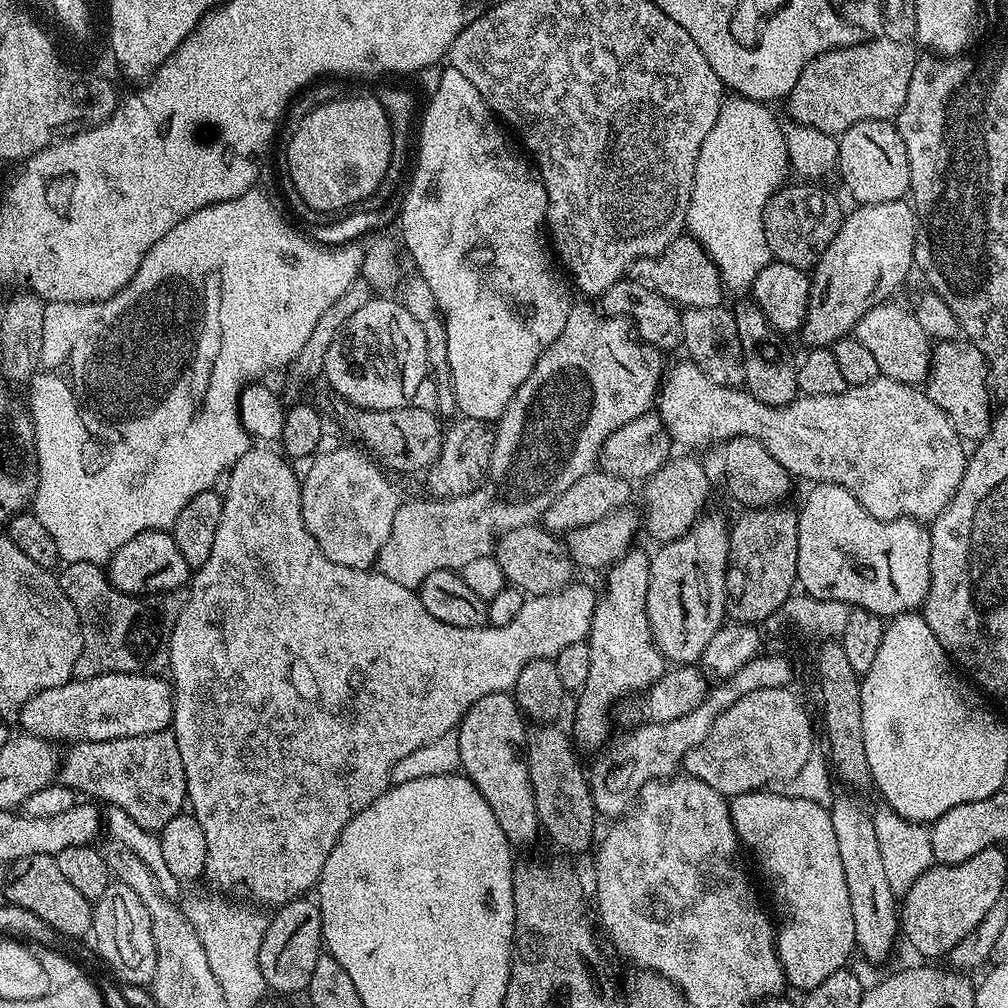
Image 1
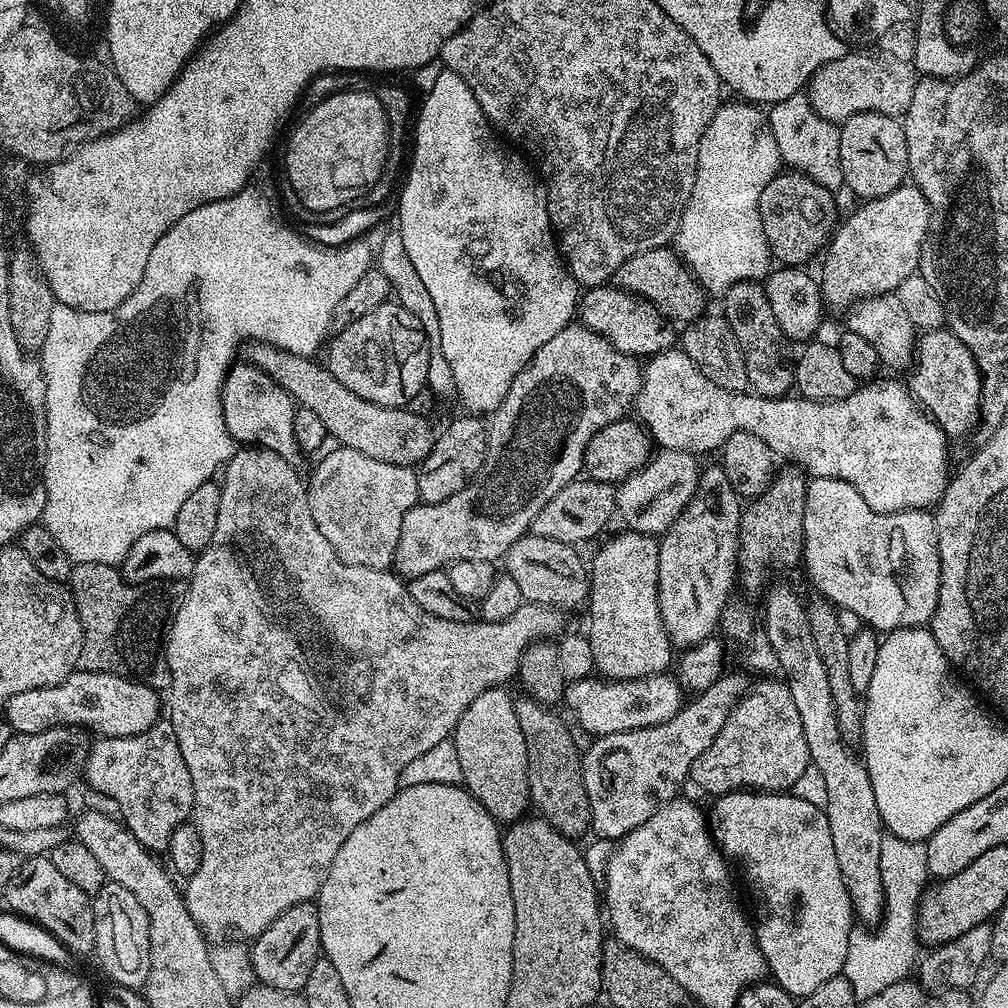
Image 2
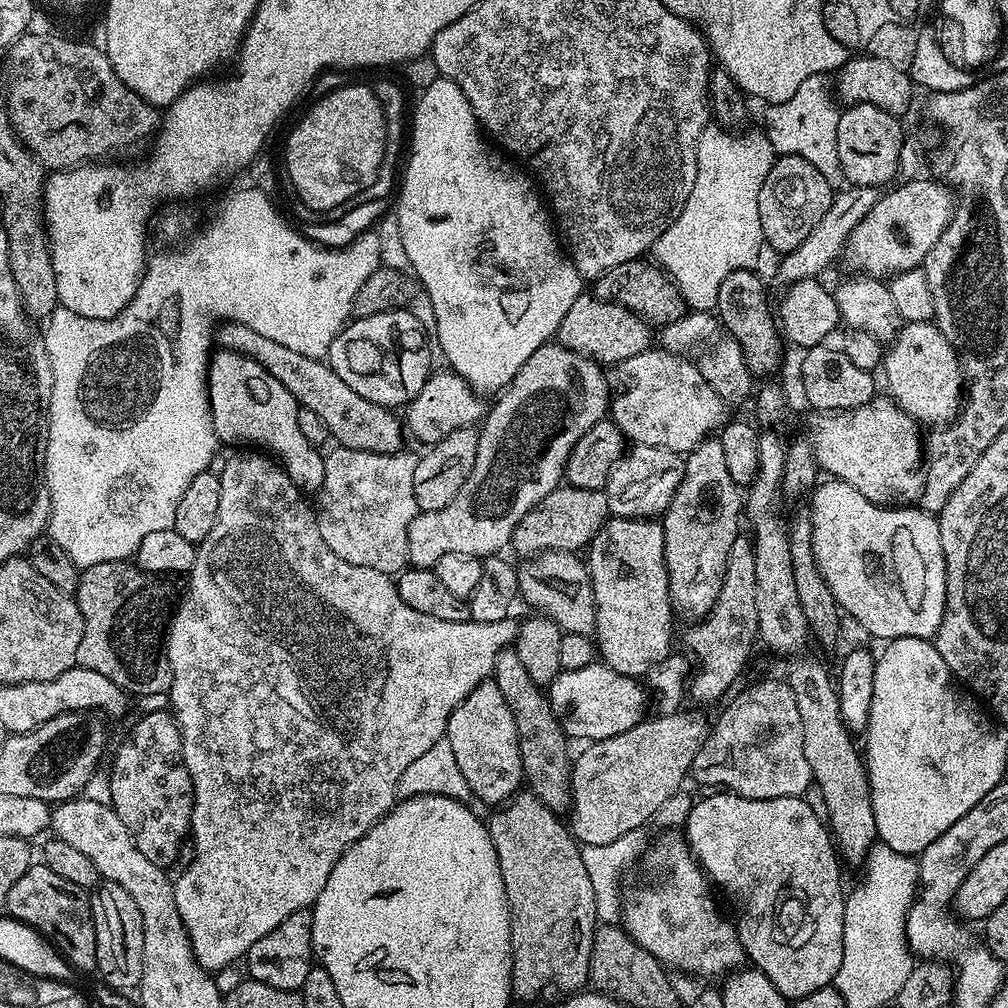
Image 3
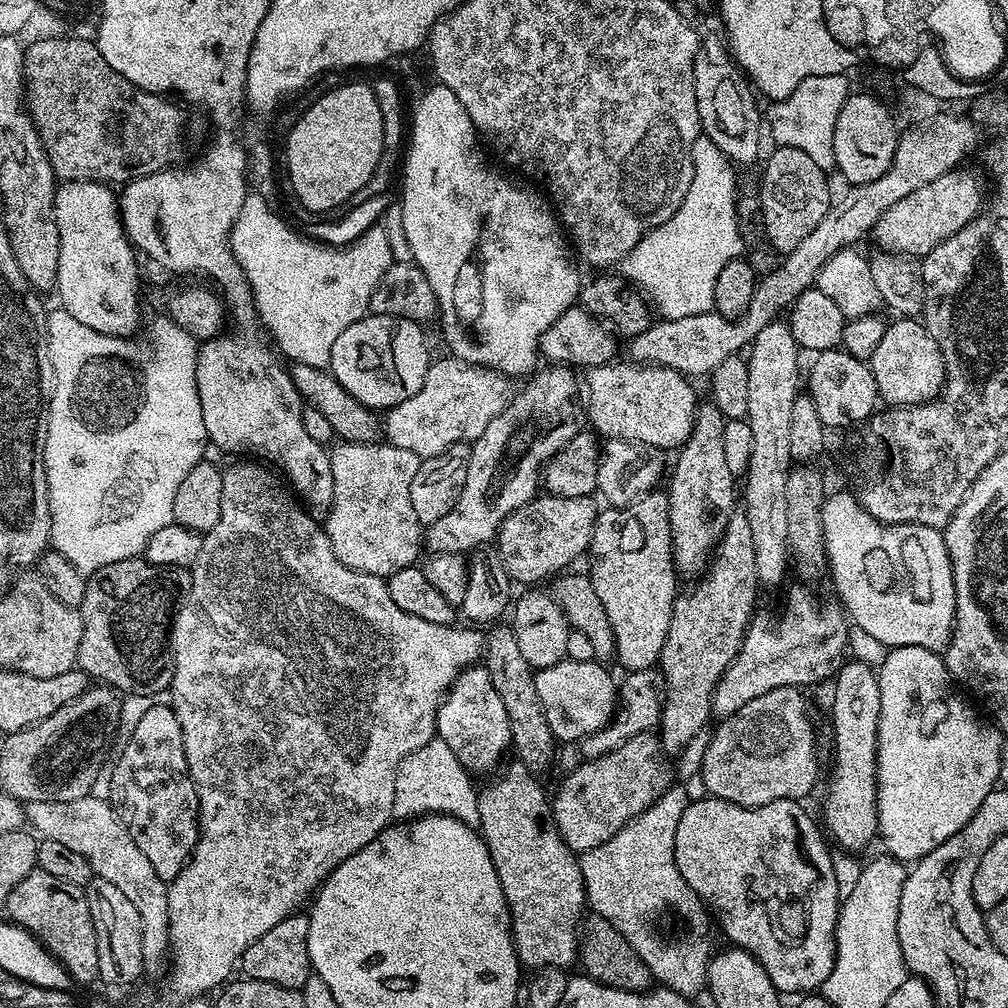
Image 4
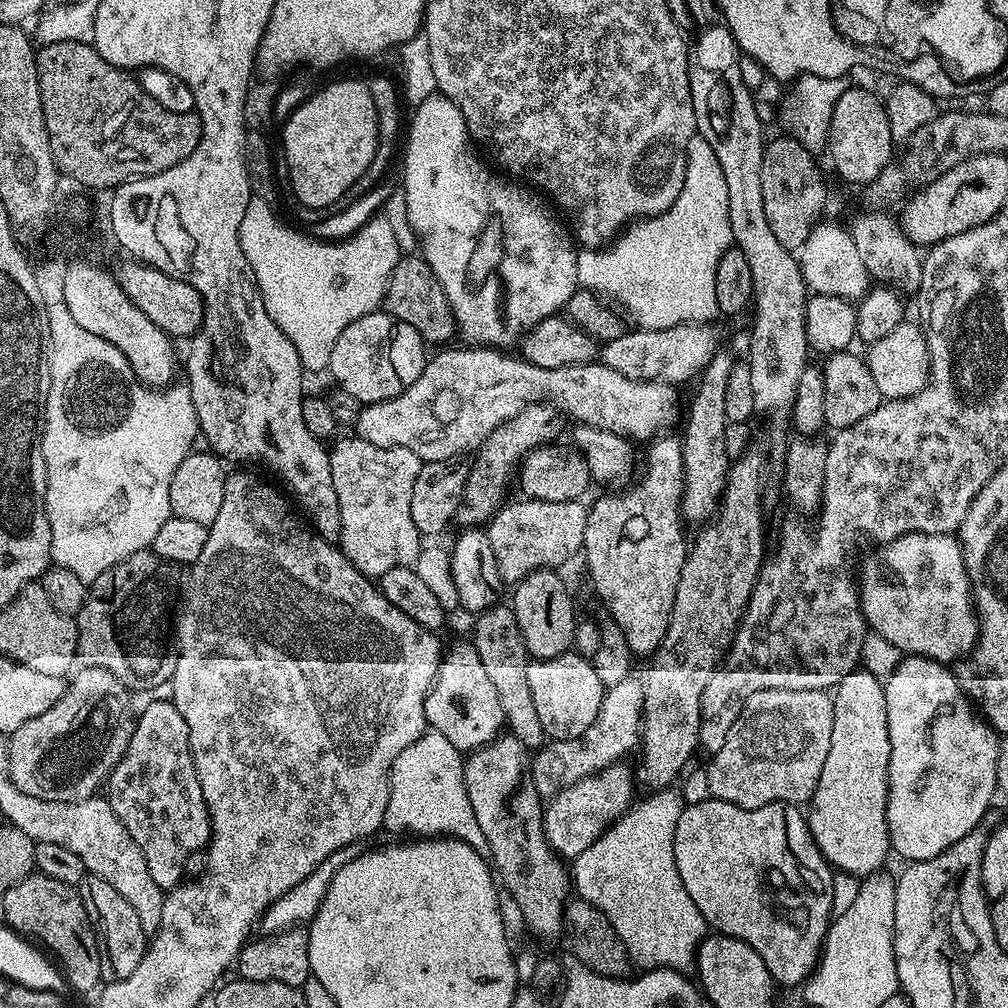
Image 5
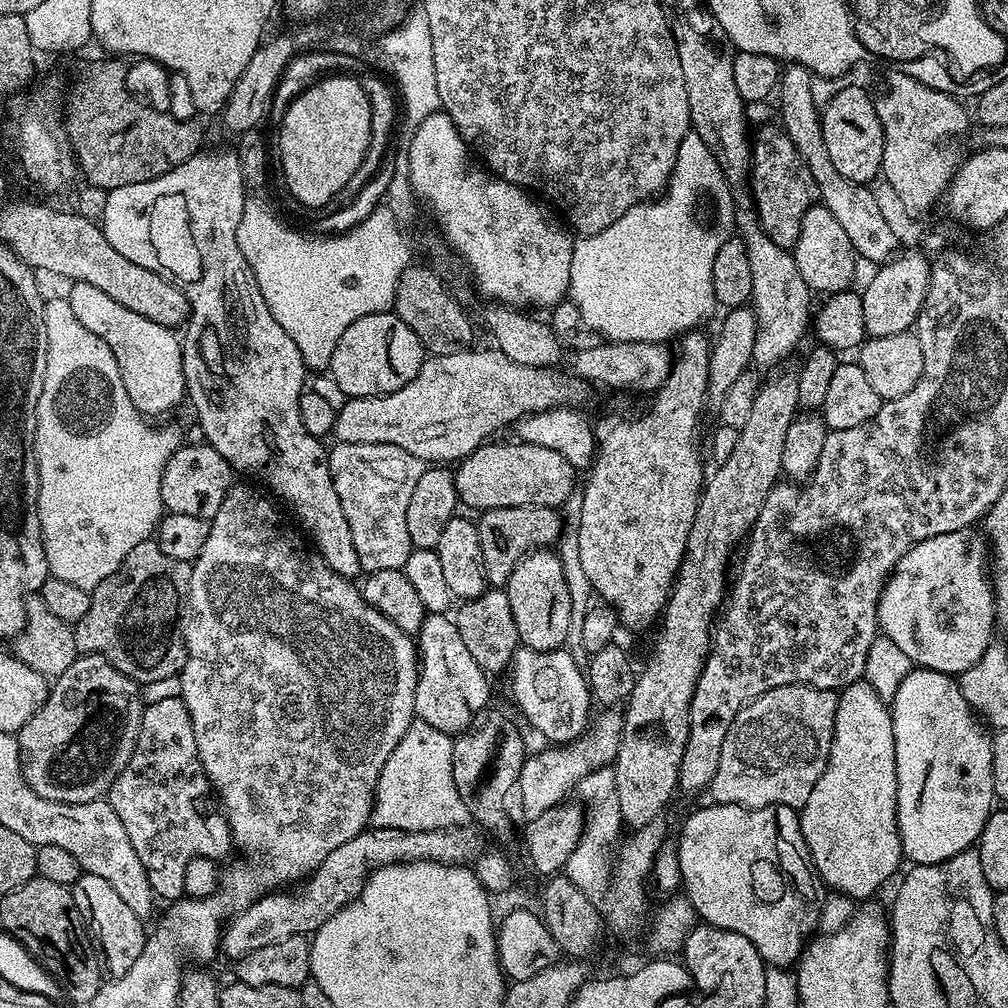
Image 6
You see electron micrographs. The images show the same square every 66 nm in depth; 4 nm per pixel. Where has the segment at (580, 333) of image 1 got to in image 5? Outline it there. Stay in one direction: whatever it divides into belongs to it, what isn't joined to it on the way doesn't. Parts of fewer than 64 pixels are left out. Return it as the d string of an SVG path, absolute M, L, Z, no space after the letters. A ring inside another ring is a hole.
M529 404L525 412L510 418L484 439L484 445L475 453L468 469L468 481L458 513L458 520L464 526L484 526L494 513L505 503L508 483L513 483L514 473L520 467L520 461L542 444L557 439L560 424L552 420L553 409L547 404Z

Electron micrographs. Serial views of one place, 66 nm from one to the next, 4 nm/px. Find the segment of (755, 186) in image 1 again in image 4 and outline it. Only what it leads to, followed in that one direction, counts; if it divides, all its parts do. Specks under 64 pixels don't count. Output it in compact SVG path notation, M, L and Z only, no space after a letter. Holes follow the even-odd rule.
M703 134L694 142L694 146L692 147L692 161L694 162L694 178L690 182L690 190L686 190L686 198L682 202L680 209L677 210L669 220L662 222L662 226L658 226L654 230L647 232L638 242L638 246L634 246L634 250L630 250L628 256L624 257L622 261L622 275L625 281L632 283L633 280L633 282L637 284L633 285L643 293L649 305L651 305L655 311L657 308L657 310L660 311L659 315L666 320L690 318L694 314L706 314L707 312L713 311L716 307L716 303L714 302L714 282L718 282L718 273L722 270L722 266L726 266L726 262L739 260L745 255L744 236L740 233L742 221L736 214L736 197L738 195L738 189L736 189L737 169L734 167L732 161L726 158L726 154L724 154L718 146L714 146L714 142Z

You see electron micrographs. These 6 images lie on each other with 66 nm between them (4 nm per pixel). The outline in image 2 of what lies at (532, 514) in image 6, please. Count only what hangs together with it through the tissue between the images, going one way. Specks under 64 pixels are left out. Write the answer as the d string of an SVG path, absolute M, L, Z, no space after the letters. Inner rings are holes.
M577 478L572 480L538 514L534 514L534 522L530 532L540 535L542 538L554 539L563 544L580 546L583 540L592 540L608 523L616 512L616 488L606 482L589 480L587 478Z

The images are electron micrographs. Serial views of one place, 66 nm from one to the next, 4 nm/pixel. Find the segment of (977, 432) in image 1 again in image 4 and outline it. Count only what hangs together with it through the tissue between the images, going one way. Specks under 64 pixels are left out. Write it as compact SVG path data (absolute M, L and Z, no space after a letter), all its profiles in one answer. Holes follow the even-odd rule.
M900 318L889 323L882 334L882 342L878 342L870 361L874 374L874 382L880 391L880 400L888 406L911 406L927 404L936 399L944 390L944 356L940 353L938 342L928 333L928 329L916 318Z

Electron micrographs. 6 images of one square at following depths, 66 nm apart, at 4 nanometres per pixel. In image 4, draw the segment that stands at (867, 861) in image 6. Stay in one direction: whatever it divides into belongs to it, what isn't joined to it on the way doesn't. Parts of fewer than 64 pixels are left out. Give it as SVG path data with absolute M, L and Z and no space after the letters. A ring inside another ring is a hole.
M852 658L840 667L832 686L832 740L836 743L832 752L836 757L824 792L822 828L837 849L860 854L872 839L877 839L880 826L876 817L880 677L875 667Z

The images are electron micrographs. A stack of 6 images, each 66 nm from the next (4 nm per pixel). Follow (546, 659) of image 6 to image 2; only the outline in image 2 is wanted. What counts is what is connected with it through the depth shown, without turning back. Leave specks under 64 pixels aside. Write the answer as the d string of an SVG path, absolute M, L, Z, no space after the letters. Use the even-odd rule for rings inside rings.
M667 672L632 680L610 680L600 676L573 680L565 687L563 701L578 718L581 728L597 737L668 722L683 707L682 695L684 689L679 680Z

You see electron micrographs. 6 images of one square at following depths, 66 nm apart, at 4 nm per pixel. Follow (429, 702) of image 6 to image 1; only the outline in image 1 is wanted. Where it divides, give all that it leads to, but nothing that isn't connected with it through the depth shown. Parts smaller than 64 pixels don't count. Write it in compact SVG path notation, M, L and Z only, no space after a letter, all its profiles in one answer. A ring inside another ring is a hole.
M507 692L486 694L470 706L470 710L460 719L454 734L458 738L460 768L463 775L486 798L486 806L494 810L502 834L506 834L509 844L532 844L542 829L538 810L534 806L534 794L530 786L528 757L526 755L525 717L516 704L515 695Z

